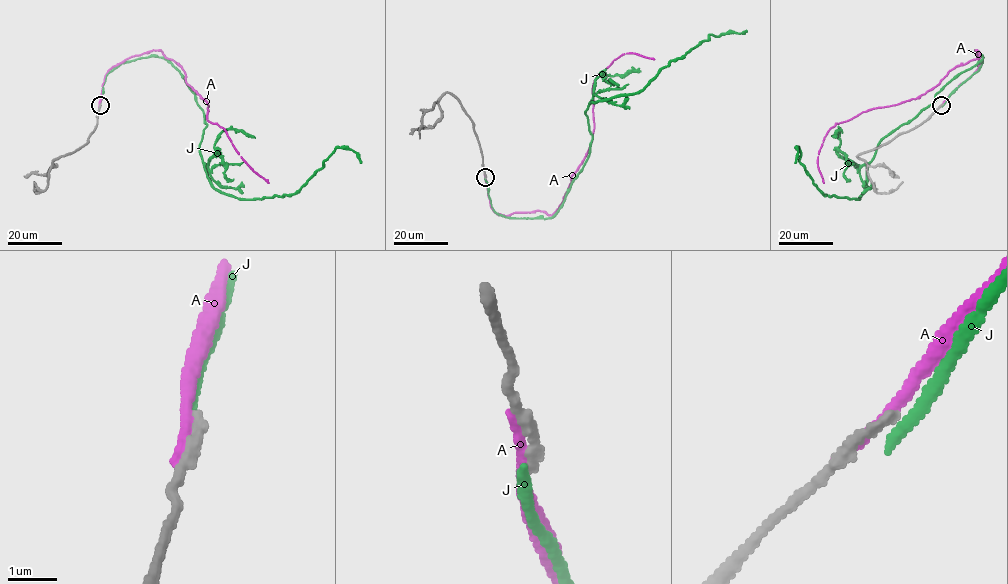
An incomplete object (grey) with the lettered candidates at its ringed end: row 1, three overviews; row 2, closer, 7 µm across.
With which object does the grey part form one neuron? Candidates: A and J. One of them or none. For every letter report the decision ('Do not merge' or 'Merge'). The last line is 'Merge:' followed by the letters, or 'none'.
A: Do not merge
J: Do not merge
Merge: none

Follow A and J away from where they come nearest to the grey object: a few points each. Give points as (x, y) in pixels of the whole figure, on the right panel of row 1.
A: (940, 106), (977, 69), (975, 51), (980, 52), (915, 99), (868, 109), (829, 130), (818, 154), (823, 183)
J: (943, 104), (977, 70), (982, 56), (882, 139), (858, 199), (824, 195), (799, 161), (797, 148), (795, 163)

